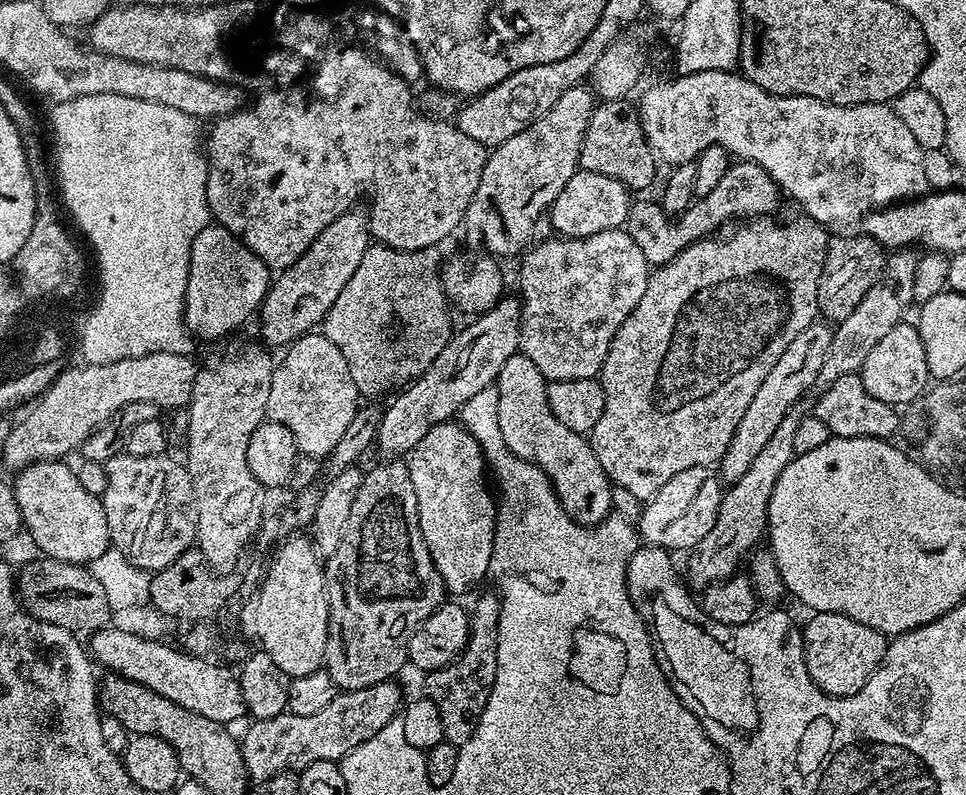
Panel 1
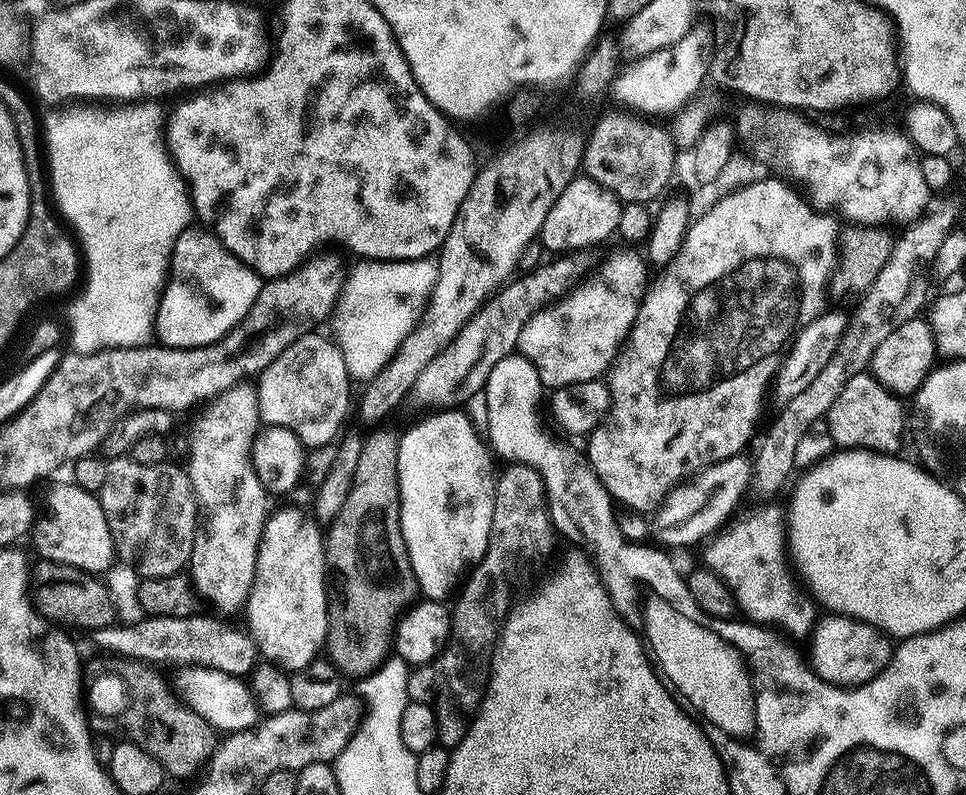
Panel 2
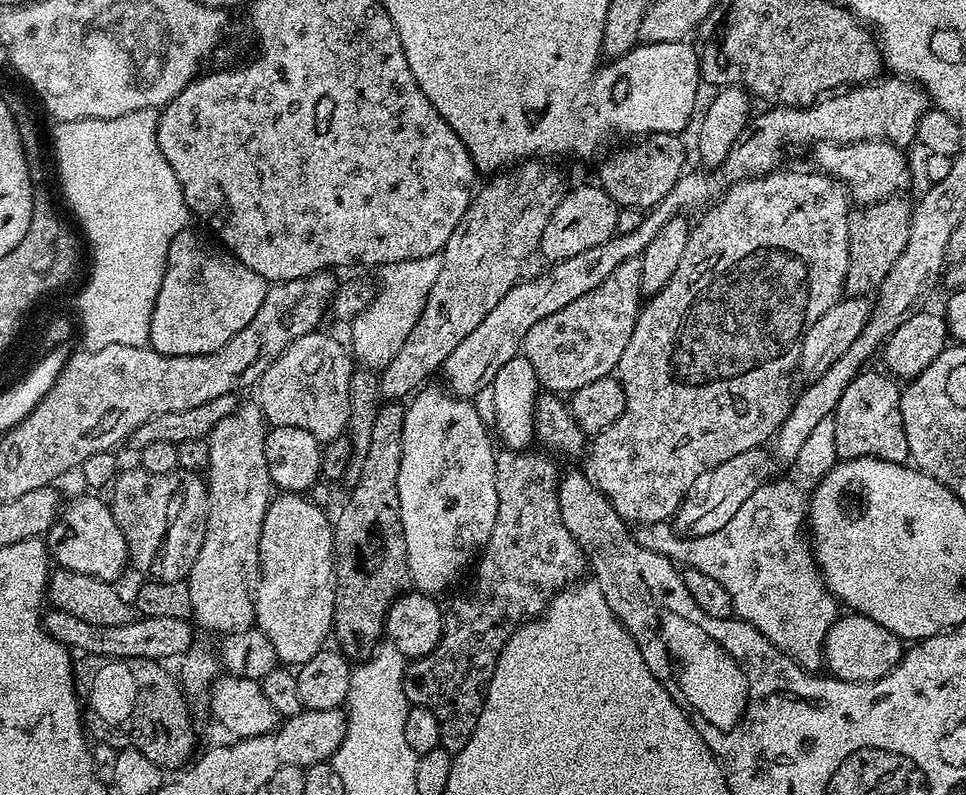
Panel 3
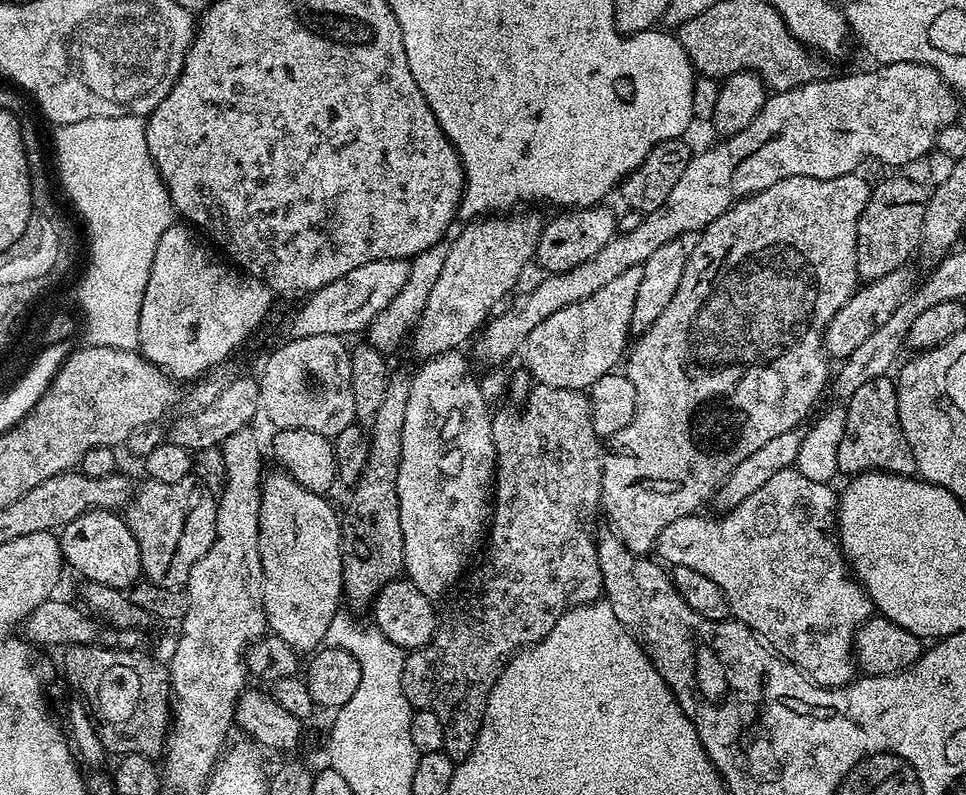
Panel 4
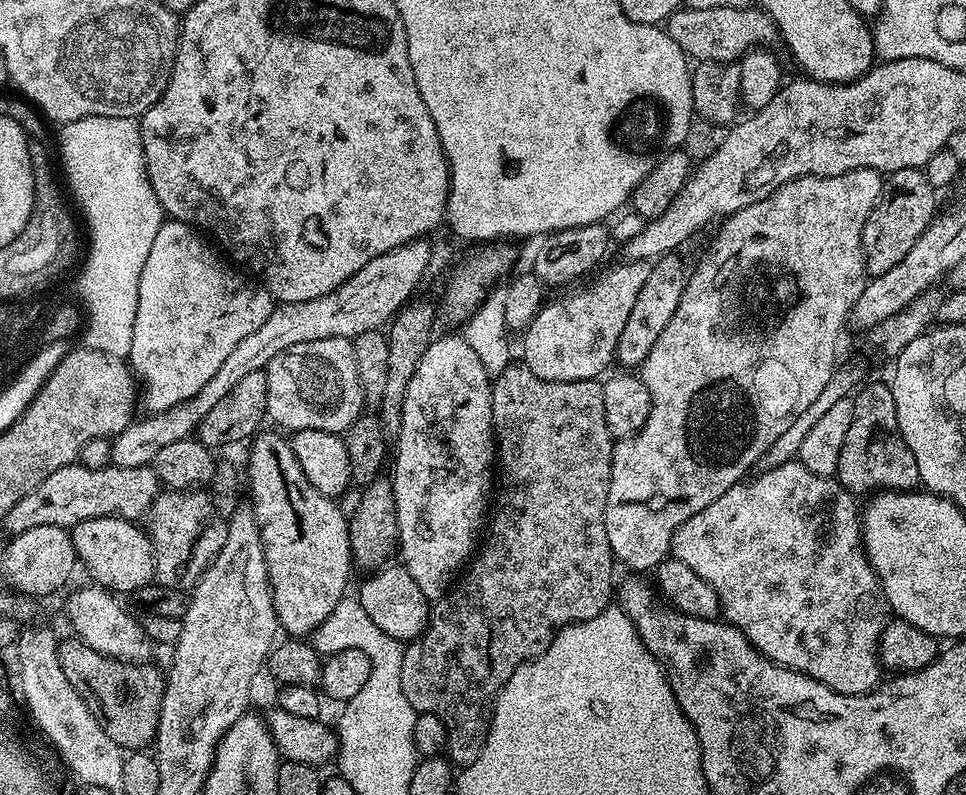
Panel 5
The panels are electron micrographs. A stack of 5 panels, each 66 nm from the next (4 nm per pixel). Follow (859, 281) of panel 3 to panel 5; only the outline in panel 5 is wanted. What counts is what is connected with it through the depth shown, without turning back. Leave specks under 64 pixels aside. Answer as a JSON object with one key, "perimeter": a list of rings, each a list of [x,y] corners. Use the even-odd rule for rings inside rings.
{"perimeter":[[[919,168],[898,170],[887,177],[884,195],[869,214],[862,234],[864,266],[869,277],[894,270],[894,266],[898,266],[898,262],[910,254],[914,242],[918,242],[920,235],[931,226],[937,215],[936,196],[937,189],[930,186],[926,174]]]}

